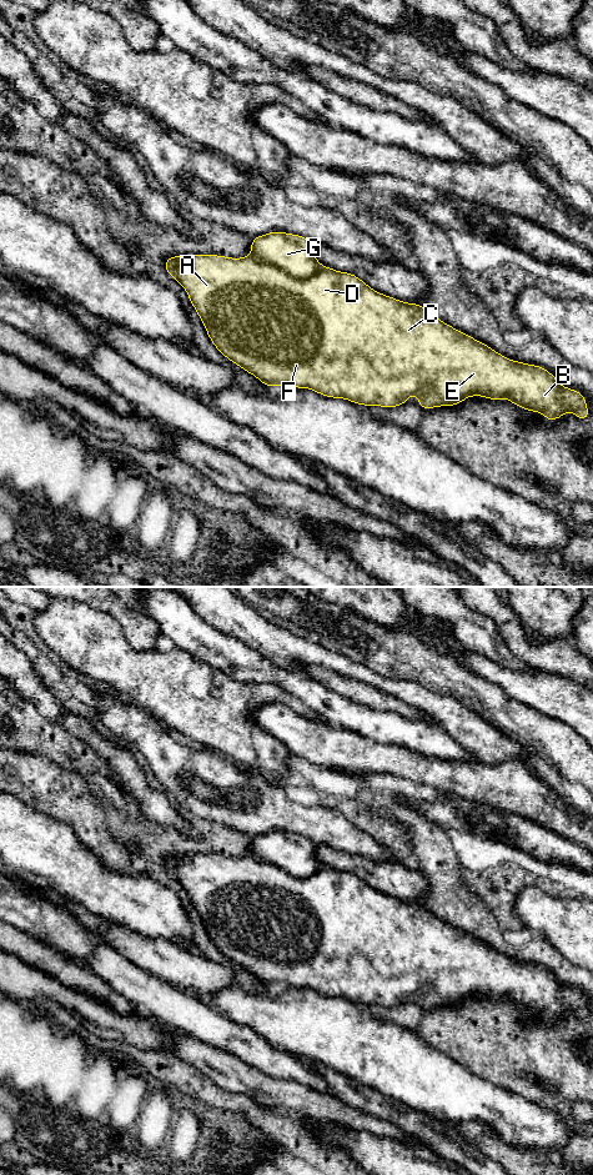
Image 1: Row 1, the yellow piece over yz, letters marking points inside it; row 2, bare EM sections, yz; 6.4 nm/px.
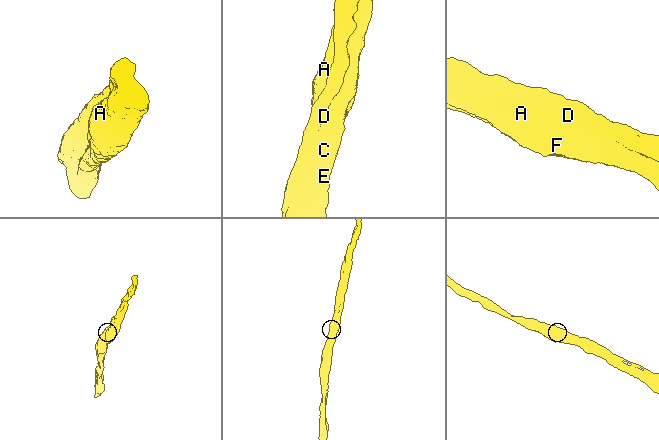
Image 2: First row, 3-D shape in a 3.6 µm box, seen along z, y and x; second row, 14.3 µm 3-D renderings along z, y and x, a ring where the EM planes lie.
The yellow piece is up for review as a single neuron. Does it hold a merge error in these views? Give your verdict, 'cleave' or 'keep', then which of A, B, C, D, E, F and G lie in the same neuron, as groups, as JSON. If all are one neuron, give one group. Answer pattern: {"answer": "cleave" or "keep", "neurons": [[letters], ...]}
{"answer": "keep", "neurons": [["A", "B", "C", "D", "E", "F", "G"]]}

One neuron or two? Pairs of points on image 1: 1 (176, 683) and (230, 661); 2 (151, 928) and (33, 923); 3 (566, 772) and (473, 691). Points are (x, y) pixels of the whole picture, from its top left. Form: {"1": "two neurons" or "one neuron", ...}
{"1": "two neurons", "2": "two neurons", "3": "one neuron"}

